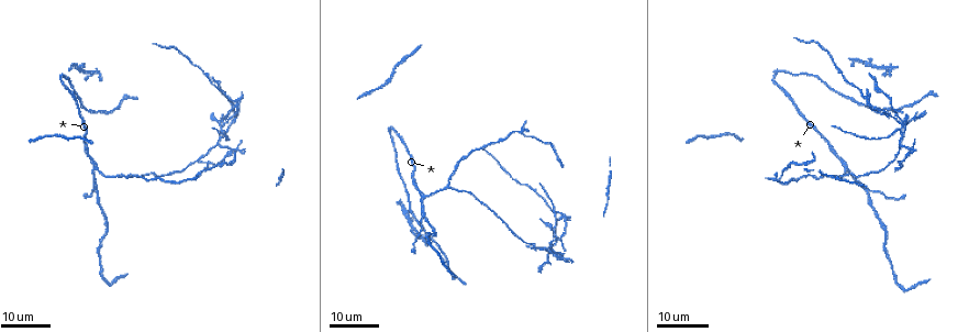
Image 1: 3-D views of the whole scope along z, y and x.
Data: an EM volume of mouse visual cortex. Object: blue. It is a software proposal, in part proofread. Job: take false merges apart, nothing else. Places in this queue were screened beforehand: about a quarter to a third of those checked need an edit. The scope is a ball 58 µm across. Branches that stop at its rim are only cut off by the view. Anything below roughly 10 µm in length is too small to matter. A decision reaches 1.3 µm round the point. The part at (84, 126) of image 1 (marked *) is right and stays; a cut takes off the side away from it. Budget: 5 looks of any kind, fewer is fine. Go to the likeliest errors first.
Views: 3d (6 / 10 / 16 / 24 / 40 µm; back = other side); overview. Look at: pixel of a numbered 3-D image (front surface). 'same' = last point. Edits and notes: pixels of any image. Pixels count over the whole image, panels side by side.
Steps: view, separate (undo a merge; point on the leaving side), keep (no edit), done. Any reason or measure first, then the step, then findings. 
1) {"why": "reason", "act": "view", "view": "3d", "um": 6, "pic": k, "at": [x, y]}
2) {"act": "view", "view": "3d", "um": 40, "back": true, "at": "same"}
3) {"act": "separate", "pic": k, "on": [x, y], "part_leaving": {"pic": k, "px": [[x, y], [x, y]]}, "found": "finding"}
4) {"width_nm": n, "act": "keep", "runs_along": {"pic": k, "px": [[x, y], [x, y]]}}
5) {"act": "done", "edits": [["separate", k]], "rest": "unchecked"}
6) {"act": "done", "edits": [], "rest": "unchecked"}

{"why": "side arm on a straight run", "act": "view", "view": "3d", "um": 16, "pic": 1, "at": [219, 142]}

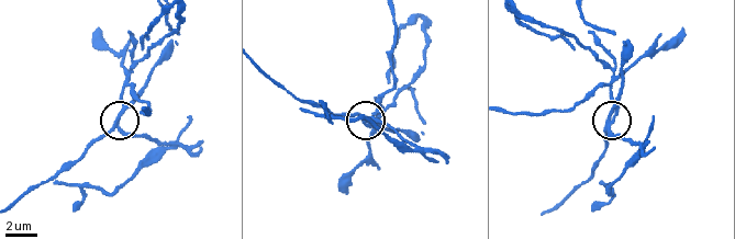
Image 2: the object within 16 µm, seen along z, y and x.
{"act": "view", "view": "3d", "um": 6, "pic": 2, "at": [610, 120]}

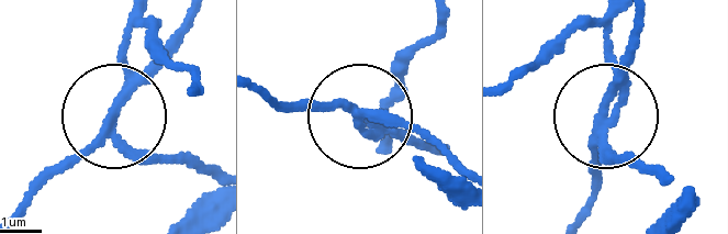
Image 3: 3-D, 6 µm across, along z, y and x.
{"arms": 3, "act": "separate", "pic": 3, "on": [150, 152], "part_leaving": {"pic": 3, "px": [[114, 98], [129, 18]]}, "found": "two neurons meet here"}

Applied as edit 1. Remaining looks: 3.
{"why": "arms part here", "act": "view", "view": "3d", "um": 16, "pic": 1, "at": [421, 198]}

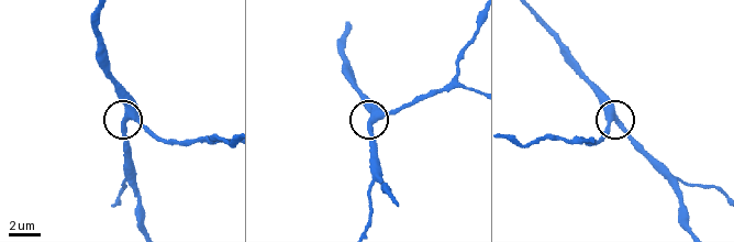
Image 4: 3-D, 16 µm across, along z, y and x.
{"act": "view", "view": "3d", "um": 6, "pic": 4, "at": [613, 118]}

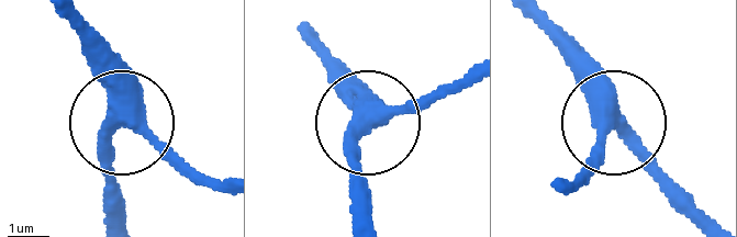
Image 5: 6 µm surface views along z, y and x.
{"arms": 3, "act": "keep", "found": "one neuron here"}

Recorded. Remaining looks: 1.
{"act": "done", "edits": [["separate", 3]], "rest": "unchecked"}

